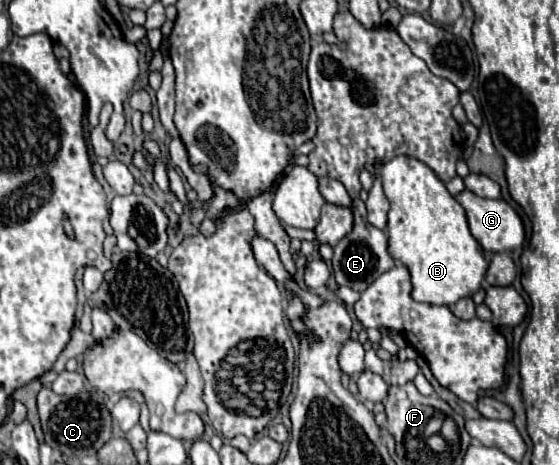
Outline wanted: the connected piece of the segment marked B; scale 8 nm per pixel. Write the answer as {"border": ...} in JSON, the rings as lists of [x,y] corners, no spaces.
{"border":[[[395,156],[393,160],[385,162],[381,168],[381,182],[387,200],[391,204],[389,222],[387,222],[389,254],[407,266],[413,284],[411,298],[433,306],[453,306],[457,300],[473,296],[483,286],[487,260],[483,256],[481,246],[469,232],[463,206],[447,192],[445,184],[435,176],[435,172],[427,164],[419,162],[417,158]]]}

